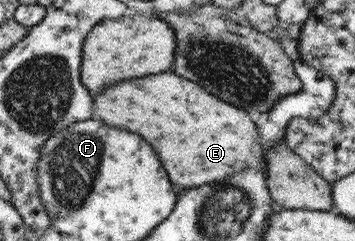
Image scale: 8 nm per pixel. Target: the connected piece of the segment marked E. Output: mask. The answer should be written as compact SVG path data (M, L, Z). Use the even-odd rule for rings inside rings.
M162 72L162 74L150 74L150 76L144 75L144 77L140 78L124 79L122 82L116 82L116 84L112 84L112 86L108 86L106 90L102 90L100 94L94 96L94 118L100 120L100 122L104 122L106 126L122 128L122 130L128 130L128 132L132 132L132 134L142 136L142 138L152 146L152 150L156 150L156 156L160 158L160 164L162 164L164 170L168 172L170 182L174 182L174 186L178 186L178 188L182 188L182 190L184 190L184 188L194 188L194 186L200 186L200 184L206 184L206 182L216 184L216 182L226 181L232 173L238 173L238 171L242 171L242 169L258 169L258 171L264 169L264 173L267 173L267 168L264 168L264 165L267 164L264 164L265 158L262 155L260 136L255 124L248 117L247 111L238 110L238 108L234 108L234 106L230 106L230 104L214 98L212 94L208 94L208 92L206 92L204 88L200 88L198 84L188 82L186 78L180 78L180 76L172 74L172 72Z

